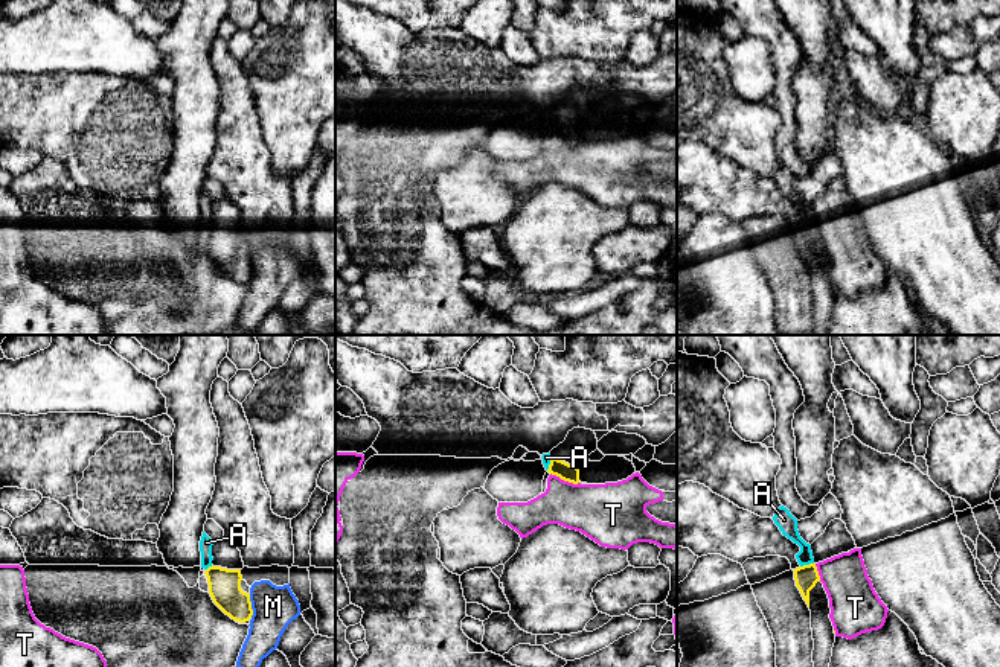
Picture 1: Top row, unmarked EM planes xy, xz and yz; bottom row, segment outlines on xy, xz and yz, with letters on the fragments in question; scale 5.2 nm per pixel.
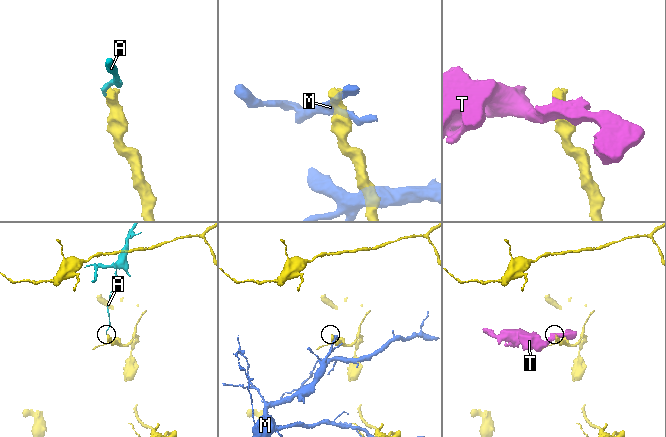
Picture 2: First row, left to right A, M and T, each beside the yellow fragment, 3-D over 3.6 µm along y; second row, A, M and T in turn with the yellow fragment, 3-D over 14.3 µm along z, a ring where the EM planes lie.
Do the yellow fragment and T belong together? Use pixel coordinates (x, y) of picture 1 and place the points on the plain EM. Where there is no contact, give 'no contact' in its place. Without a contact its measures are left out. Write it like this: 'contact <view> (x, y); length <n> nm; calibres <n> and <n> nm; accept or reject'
contact xz (566, 139); length 170 nm; calibres 90 and 300 nm; reject

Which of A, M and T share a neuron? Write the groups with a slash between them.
A / M / T

